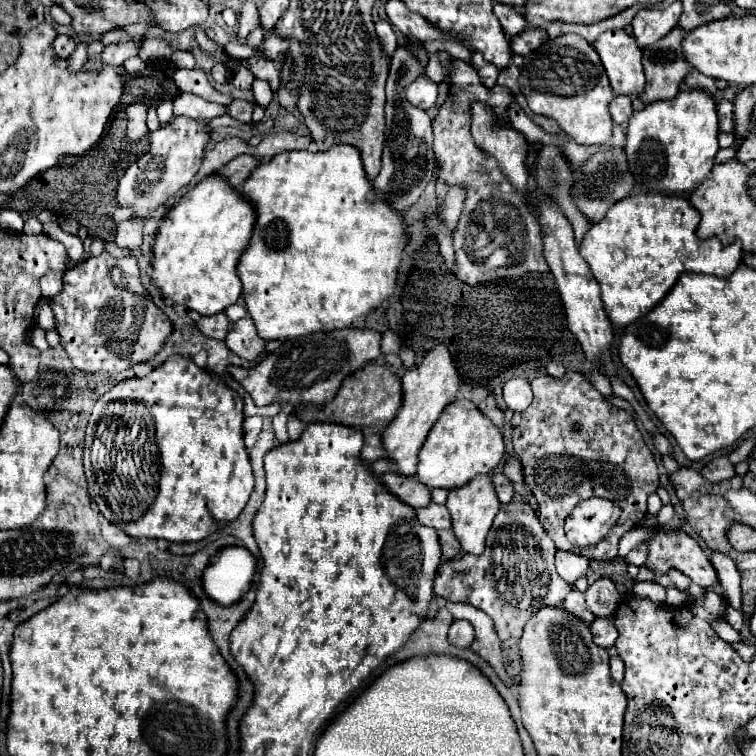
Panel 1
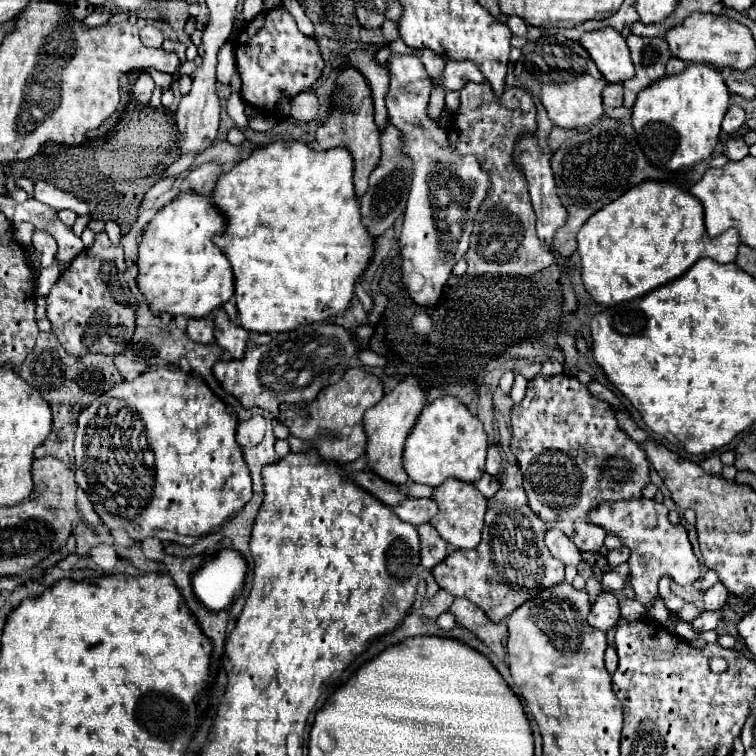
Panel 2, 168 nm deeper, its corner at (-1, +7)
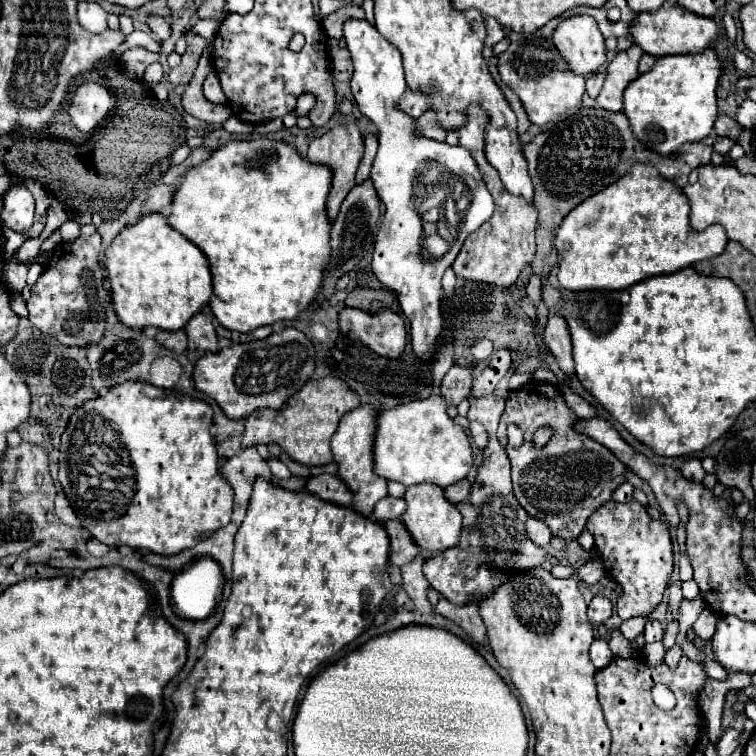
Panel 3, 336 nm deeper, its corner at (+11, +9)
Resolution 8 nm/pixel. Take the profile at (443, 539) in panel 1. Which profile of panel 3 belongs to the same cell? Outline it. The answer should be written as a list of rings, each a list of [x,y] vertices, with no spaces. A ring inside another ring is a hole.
[[[384,521],[382,523],[388,537],[390,537],[390,551],[388,551],[388,561],[390,565],[404,565],[410,563],[420,549],[416,547],[416,543],[412,543],[412,539],[408,539],[408,531],[404,531],[404,525],[400,521]]]

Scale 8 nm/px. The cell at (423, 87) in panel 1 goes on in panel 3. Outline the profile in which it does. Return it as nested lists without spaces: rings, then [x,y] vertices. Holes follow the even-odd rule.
[[[346,19],[344,41],[348,45],[348,51],[354,63],[354,75],[350,81],[354,101],[358,109],[380,129],[380,137],[378,137],[380,147],[372,165],[370,179],[374,183],[378,197],[386,205],[386,213],[374,241],[372,271],[384,287],[388,287],[398,295],[400,307],[412,325],[410,337],[412,337],[414,355],[422,363],[428,363],[434,357],[436,341],[442,333],[440,279],[444,271],[454,263],[464,239],[492,217],[494,201],[484,181],[480,179],[476,161],[472,159],[472,155],[468,155],[468,151],[464,151],[464,147],[458,147],[458,145],[452,147],[448,143],[438,143],[434,139],[414,137],[414,121],[404,111],[396,109],[398,97],[406,91],[402,59],[396,47],[392,47],[378,33],[378,29],[370,25],[366,19]],[[434,191],[456,193],[458,199],[462,197],[464,191],[468,191],[472,199],[476,199],[478,203],[476,207],[478,219],[458,217],[456,237],[450,243],[450,249],[442,257],[424,259],[426,257],[426,249],[422,243],[424,229],[422,229],[422,217],[414,205],[414,193],[434,193]]]

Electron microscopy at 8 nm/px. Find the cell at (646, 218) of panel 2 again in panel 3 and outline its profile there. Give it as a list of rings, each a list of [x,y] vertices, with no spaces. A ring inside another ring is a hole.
[[[634,165],[622,175],[618,181],[608,185],[606,189],[594,193],[576,205],[560,223],[556,231],[556,249],[558,249],[558,281],[564,289],[580,291],[580,289],[612,289],[620,291],[632,287],[634,283],[664,275],[676,273],[684,267],[690,267],[702,259],[710,259],[724,251],[728,237],[724,227],[710,225],[704,231],[696,231],[688,221],[688,199],[680,187],[672,181],[664,179],[650,165]]]

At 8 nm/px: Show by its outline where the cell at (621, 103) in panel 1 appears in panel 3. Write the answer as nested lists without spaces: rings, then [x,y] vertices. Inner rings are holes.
[[[598,71],[598,73],[592,73],[592,75],[588,75],[586,77],[586,93],[592,97],[592,99],[596,99],[596,95],[600,93],[600,89],[602,89],[602,85],[604,85],[604,73],[602,71]]]

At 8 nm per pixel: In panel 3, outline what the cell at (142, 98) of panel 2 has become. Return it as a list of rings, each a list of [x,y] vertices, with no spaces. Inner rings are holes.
[[[128,49],[122,57],[120,57],[120,63],[124,65],[124,71],[128,77],[134,77],[134,79],[142,79],[142,73],[144,69],[150,65],[150,63],[156,63],[158,61],[158,53],[150,53],[146,49]]]

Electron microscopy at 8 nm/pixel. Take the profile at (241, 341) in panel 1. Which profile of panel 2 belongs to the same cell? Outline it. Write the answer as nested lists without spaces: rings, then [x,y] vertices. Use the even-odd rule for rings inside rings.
[[[216,313],[216,343],[224,347],[226,353],[230,353],[234,359],[240,359],[246,351],[248,331],[236,323],[232,323],[228,317],[224,319],[224,313]]]

